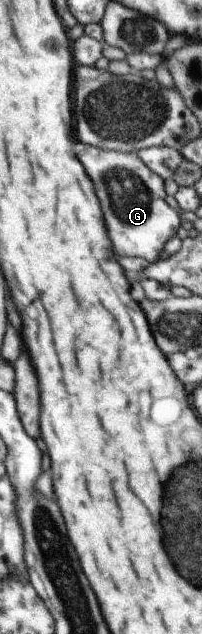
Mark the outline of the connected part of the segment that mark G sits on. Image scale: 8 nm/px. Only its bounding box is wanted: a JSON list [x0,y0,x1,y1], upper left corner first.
[78,147,181,264]

